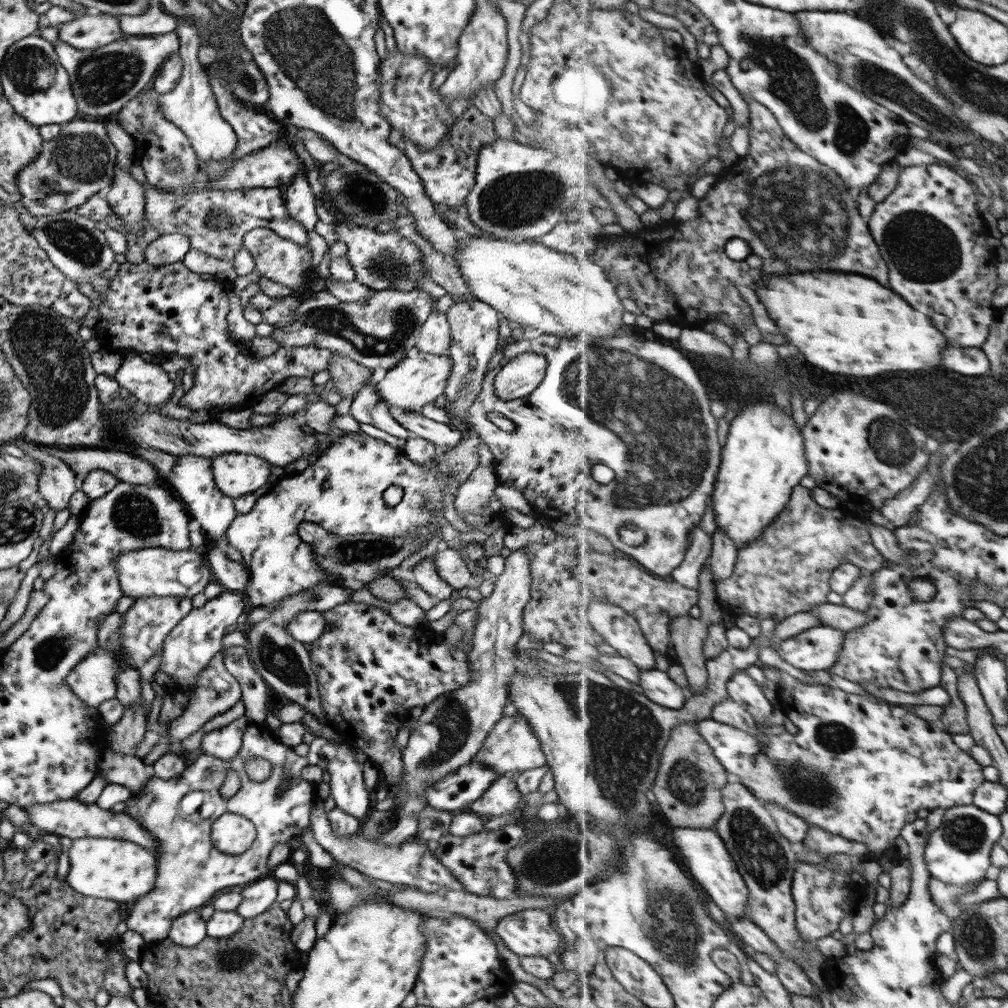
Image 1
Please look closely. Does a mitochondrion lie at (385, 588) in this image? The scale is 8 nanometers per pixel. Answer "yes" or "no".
yes

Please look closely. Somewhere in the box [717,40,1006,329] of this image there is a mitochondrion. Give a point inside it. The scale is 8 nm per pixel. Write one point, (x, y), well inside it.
(791, 203)

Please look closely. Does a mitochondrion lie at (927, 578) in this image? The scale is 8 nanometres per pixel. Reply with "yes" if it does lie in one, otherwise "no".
no

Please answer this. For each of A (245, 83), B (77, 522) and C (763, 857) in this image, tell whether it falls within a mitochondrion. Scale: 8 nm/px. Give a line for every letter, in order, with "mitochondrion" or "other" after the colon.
A: mitochondrion
B: other
C: mitochondrion

